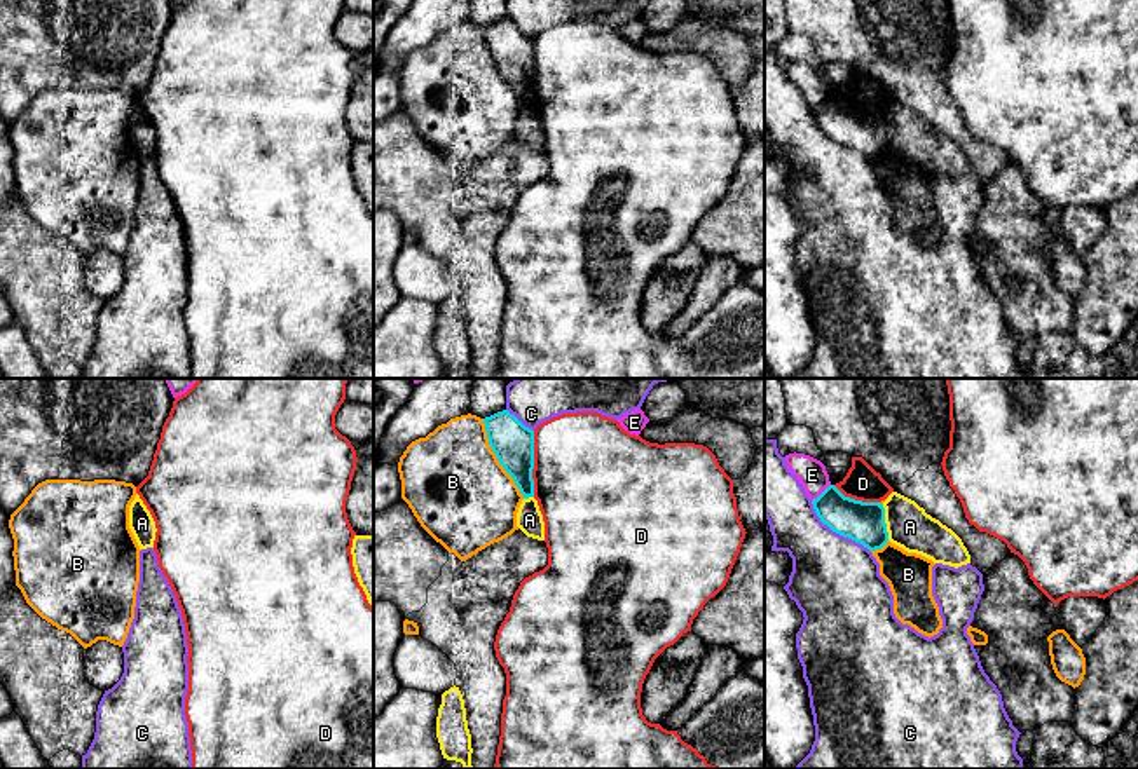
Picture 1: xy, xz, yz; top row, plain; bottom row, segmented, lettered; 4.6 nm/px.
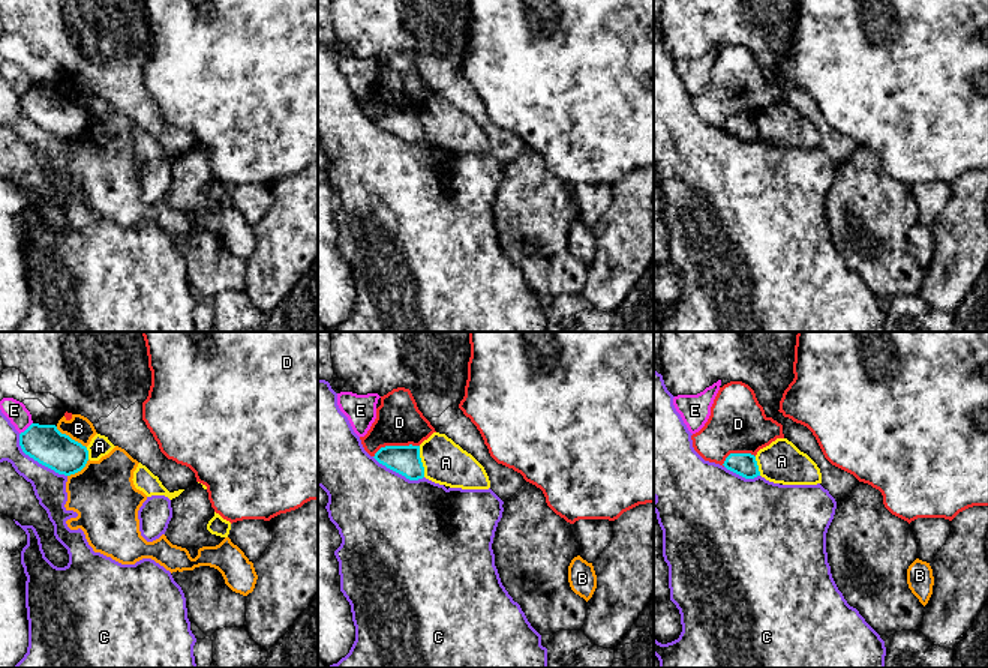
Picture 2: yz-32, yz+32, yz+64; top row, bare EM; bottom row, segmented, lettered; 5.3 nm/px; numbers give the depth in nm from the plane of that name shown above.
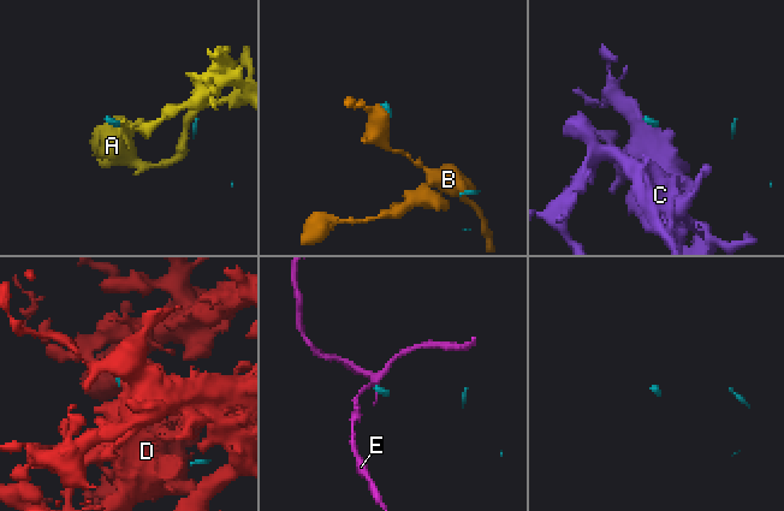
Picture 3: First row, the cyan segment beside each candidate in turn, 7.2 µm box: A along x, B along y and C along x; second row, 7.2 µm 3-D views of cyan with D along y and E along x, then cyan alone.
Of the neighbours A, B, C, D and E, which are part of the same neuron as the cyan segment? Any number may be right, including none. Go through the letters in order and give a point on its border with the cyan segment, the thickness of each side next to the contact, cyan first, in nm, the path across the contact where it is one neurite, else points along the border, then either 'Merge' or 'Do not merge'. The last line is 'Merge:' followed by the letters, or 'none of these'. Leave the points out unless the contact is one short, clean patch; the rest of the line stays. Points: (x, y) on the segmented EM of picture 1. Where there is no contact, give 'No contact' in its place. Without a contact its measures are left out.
A: Touches cyan at yz (884, 522). Thickness 190 nm (cyan) against 200 nm. Boundary: yz (882, 504), (889, 539). Do not merge
B: Touches cyan at xz (498, 459). Thickness 190 nm (cyan) against 460 nm. Boundary: xz (482, 419), (491, 450), (524, 497). Do not merge
C: Touches cyan at yz (836, 532). Thickness 190 nm (cyan) against 420 nm. Do not merge
D: Touches cyan at xz (533, 464). Thickness 190 nm (cyan) against 500 nm. Do not merge
E: Touches cyan at yz (822, 492). Thickness 190 nm (cyan) against 140 nm. Boundary: yz (829, 483), (812, 501). Do not merge
Merge: none of these

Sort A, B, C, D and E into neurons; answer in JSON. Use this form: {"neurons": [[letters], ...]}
{"neurons": [["A"], ["B"], ["C"], ["D"], ["E"]]}

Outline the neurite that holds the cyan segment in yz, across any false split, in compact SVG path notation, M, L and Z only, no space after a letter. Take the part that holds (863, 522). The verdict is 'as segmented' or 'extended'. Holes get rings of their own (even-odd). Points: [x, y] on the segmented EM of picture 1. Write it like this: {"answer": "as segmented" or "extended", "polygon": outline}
{"answer": "as segmented", "polygon": "M829 485L812 504L824 525L869 551L881 549L888 542L883 504L845 497L834 485Z"}

